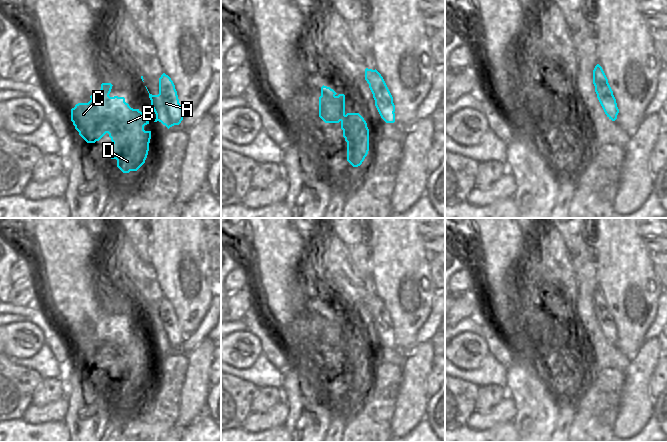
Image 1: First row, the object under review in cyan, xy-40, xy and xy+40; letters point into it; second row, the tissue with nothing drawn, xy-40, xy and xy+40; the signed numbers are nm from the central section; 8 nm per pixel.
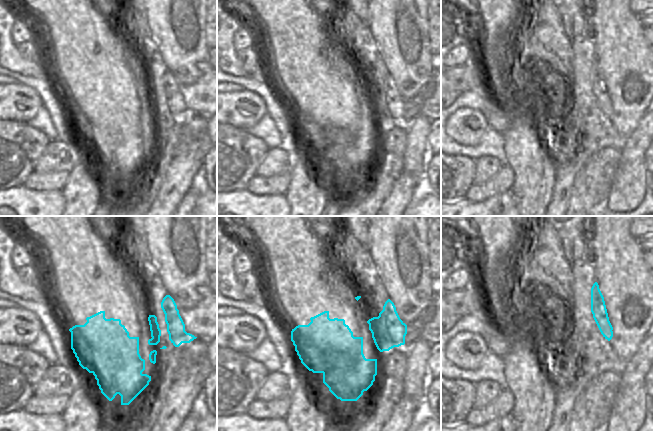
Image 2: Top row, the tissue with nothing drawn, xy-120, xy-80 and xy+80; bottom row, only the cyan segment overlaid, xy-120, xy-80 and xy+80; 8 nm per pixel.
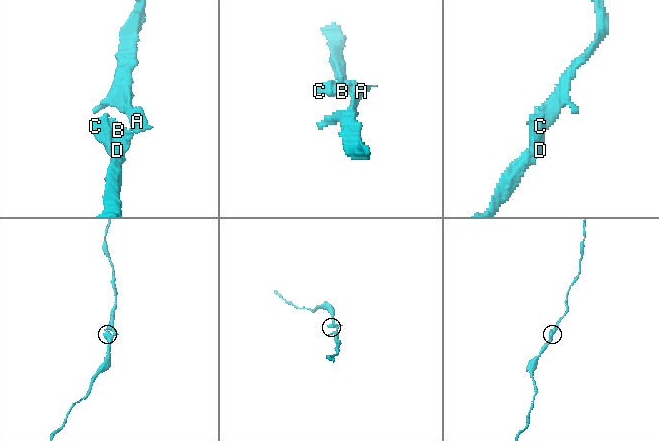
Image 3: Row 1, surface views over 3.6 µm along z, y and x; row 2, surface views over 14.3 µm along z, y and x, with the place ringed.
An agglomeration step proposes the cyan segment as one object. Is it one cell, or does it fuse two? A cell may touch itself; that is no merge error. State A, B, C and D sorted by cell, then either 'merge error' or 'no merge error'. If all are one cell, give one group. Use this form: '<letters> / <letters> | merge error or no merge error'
A B C D | no merge error

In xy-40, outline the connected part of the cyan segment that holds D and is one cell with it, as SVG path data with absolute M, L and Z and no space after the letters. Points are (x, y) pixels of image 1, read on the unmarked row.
M102 307L100 315L91 319L88 327L76 328L71 333L71 345L87 367L95 367L108 357L112 366L105 371L105 377L117 384L117 391L123 397L129 397L137 395L145 387L151 355L144 354L149 345L139 333L131 332L124 321L109 320L112 310L111 307Z

